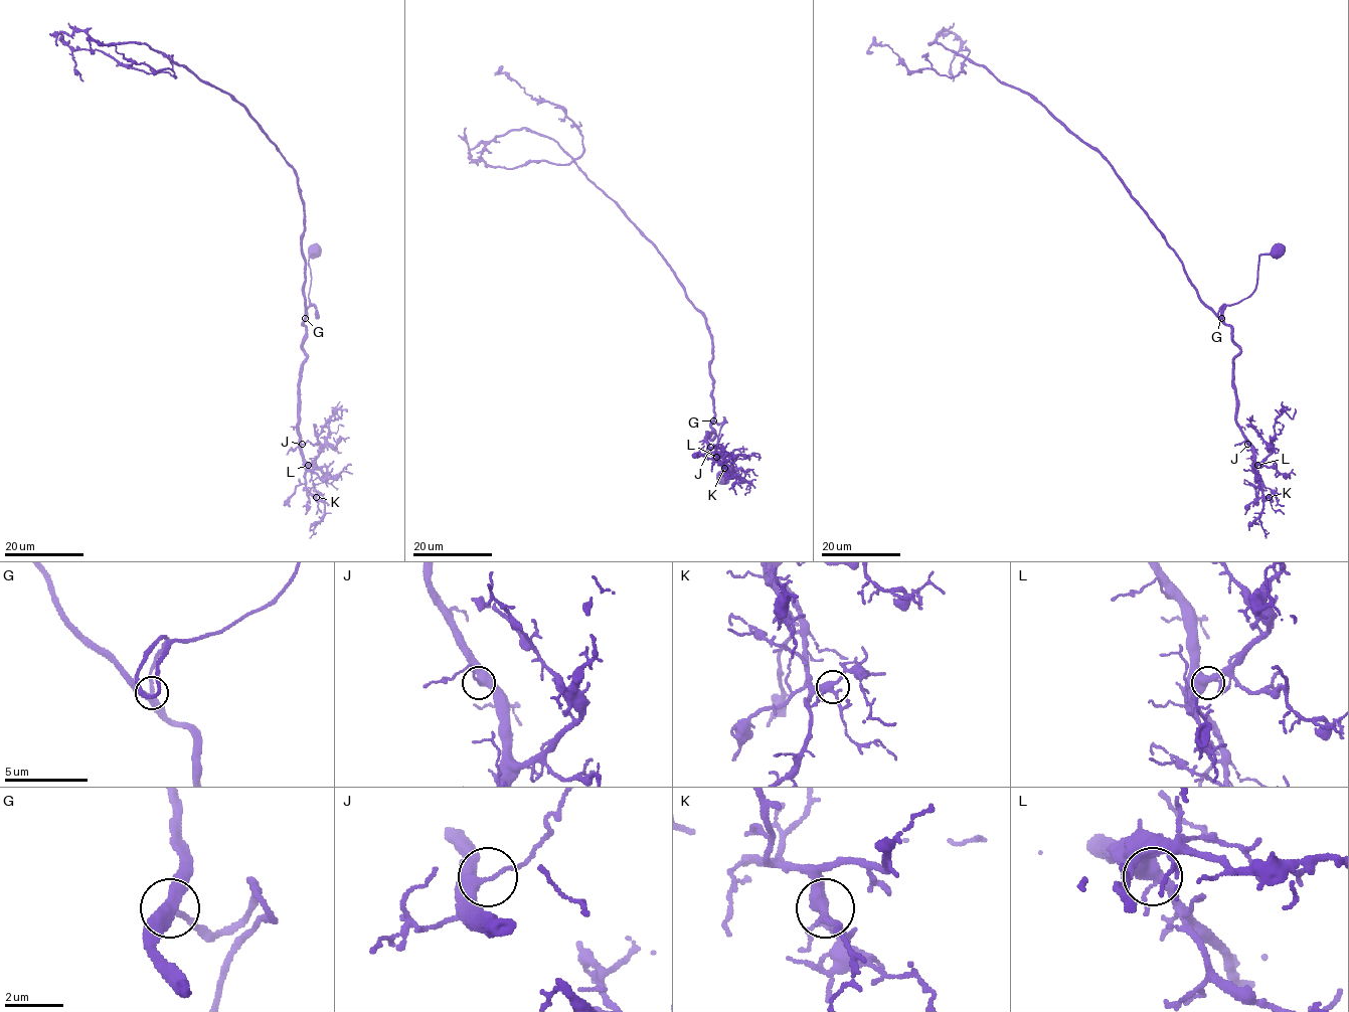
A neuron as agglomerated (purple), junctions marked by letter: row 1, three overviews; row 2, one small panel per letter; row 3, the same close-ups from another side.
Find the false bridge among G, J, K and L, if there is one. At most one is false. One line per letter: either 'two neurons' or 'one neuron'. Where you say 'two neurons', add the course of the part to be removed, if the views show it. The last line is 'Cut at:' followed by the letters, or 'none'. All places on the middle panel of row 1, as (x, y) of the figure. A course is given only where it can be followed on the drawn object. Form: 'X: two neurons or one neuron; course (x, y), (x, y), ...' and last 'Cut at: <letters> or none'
G: one neuron
J: one neuron
K: one neuron
L: one neuron
Cut at: none

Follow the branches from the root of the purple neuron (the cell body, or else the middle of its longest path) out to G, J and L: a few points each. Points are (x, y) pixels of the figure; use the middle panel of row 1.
G: (722, 479), (726, 478), (726, 472), (716, 458), (719, 457), (716, 442), (721, 426), (712, 420)
J: (722, 479), (726, 472), (716, 458), (721, 426), (713, 420), (710, 438), (715, 434), (706, 437), (710, 447)
L: (722, 479), (713, 420), (706, 441), (716, 457)

